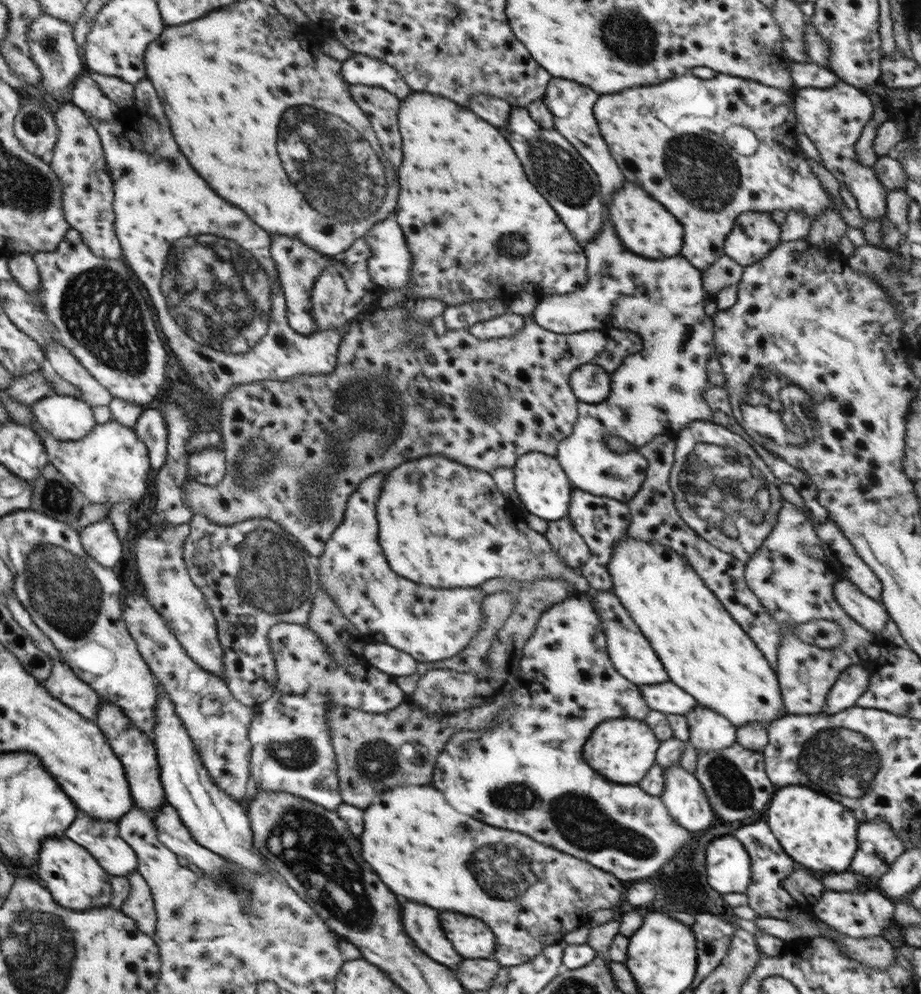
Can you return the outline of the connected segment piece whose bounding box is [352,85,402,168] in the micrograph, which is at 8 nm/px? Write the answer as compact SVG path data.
M352 86L355 102L372 120L383 153L394 168L402 162L399 113L401 99L390 91L374 86Z

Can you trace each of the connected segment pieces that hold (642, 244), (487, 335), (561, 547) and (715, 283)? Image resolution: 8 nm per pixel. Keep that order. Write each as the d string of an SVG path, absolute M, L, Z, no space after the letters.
M625 181L623 187L613 194L610 214L614 222L618 222L618 228L614 228L619 238L626 244L628 250L634 250L634 254L642 254L644 258L668 258L682 254L685 244L685 231L681 222L672 216L662 204L658 204L654 198L637 183Z
M506 312L484 322L477 322L468 330L481 340L490 340L491 338L510 338L524 325L525 316L514 312Z
M568 517L561 518L560 521L550 521L543 535L550 541L554 550L561 556L562 562L568 567L582 567L592 557L589 545L581 534L578 534Z
M722 255L704 272L704 287L709 296L715 297L723 288L738 284L744 276L744 267L735 259Z

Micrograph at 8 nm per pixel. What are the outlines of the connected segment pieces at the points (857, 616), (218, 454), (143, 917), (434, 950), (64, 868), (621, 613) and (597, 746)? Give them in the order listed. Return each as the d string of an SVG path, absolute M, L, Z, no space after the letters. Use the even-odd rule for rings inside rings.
M841 575L833 586L833 590L840 605L850 610L850 616L862 626L870 626L870 632L874 633L880 641L886 621L890 620L889 611L885 609L883 603L870 598L853 582Z
M208 448L190 456L191 476L198 482L216 486L228 471L228 458L222 449Z
M138 870L131 873L129 877L132 883L132 894L124 904L125 914L134 918L145 934L156 936L160 918L152 887Z
M406 902L406 926L410 928L409 937L414 938L416 946L430 958L454 971L458 969L464 956L454 950L453 944L442 930L441 922L436 910L414 902Z
M70 837L54 838L45 841L39 858L41 878L61 906L76 911L111 907L113 877L100 864L100 861L85 847Z
M598 590L592 593L595 609L603 620L605 630L610 630L610 654L614 654L614 666L618 666L620 674L626 674L630 682L641 684L661 684L669 680L662 662L658 660L656 652L650 648L649 639L645 637L633 617L626 610L626 606L612 591Z
M630 718L610 720L610 722L602 722L602 726L594 730L594 738L586 742L586 762L590 762L590 766L598 774L610 778L612 782L637 785L653 768L659 748L660 741L657 735L645 721L640 722Z

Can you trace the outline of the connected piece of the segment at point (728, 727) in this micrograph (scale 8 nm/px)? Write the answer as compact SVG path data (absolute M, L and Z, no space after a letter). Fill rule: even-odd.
M698 705L685 717L691 728L688 742L699 754L726 749L737 742L737 727L714 710Z

